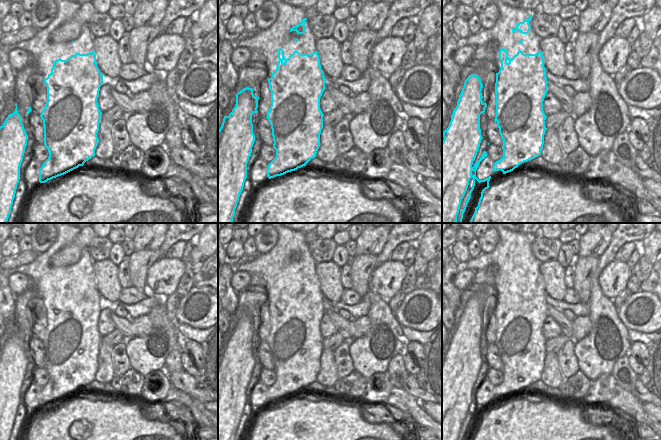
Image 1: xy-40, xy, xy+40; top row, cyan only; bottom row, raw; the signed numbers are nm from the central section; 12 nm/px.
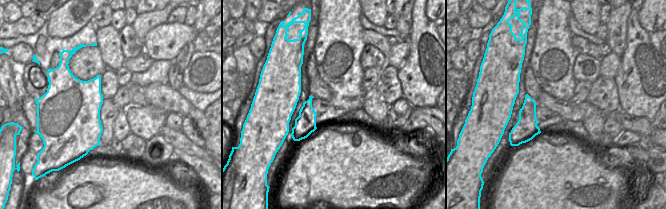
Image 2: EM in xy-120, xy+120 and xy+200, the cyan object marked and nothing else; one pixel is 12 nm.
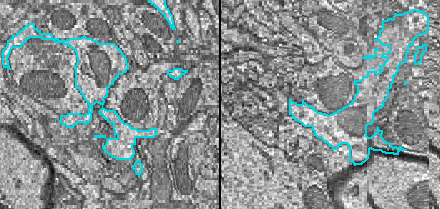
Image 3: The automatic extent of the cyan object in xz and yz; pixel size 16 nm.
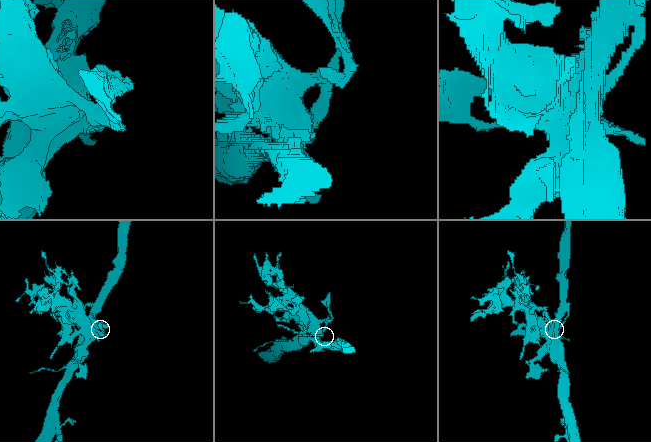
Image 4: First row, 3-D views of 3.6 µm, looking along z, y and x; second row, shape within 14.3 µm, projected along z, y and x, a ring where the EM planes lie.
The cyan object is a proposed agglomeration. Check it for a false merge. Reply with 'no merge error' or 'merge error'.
merge error

